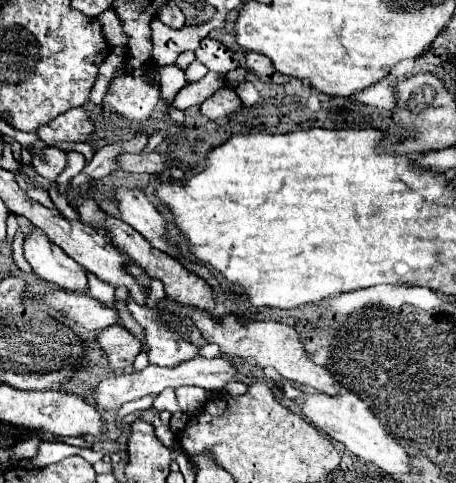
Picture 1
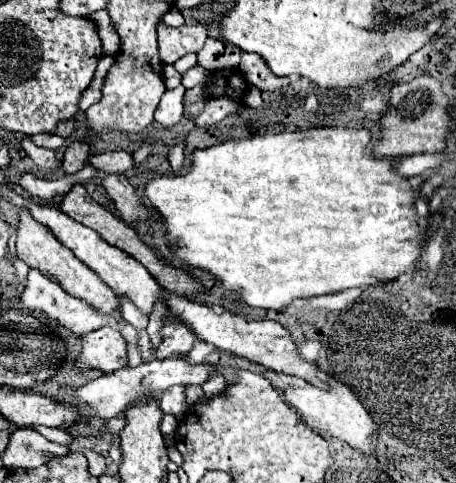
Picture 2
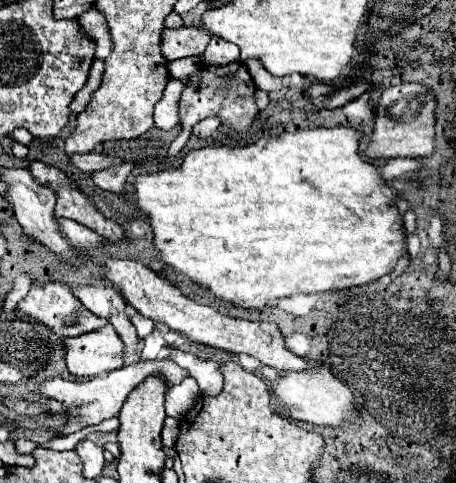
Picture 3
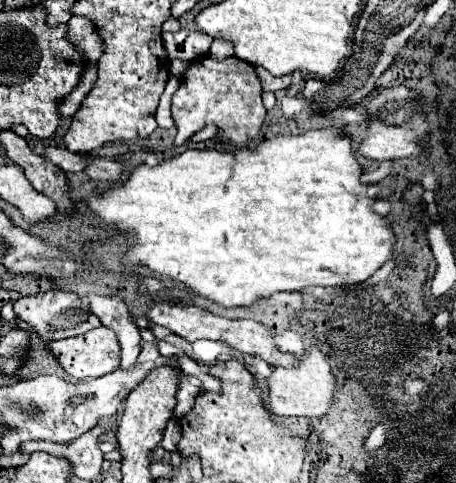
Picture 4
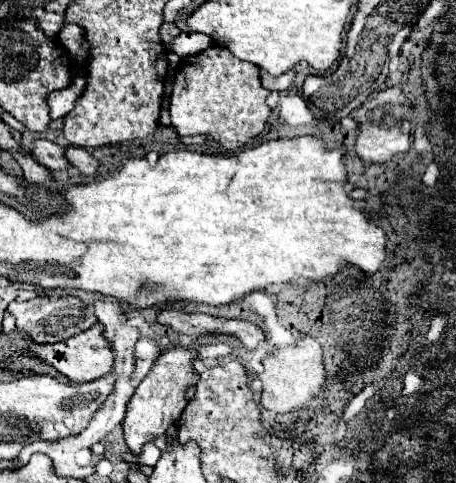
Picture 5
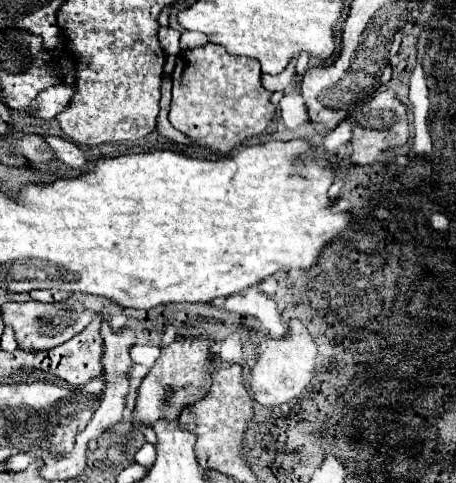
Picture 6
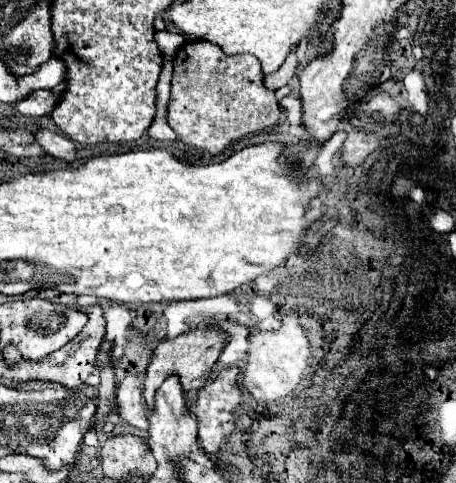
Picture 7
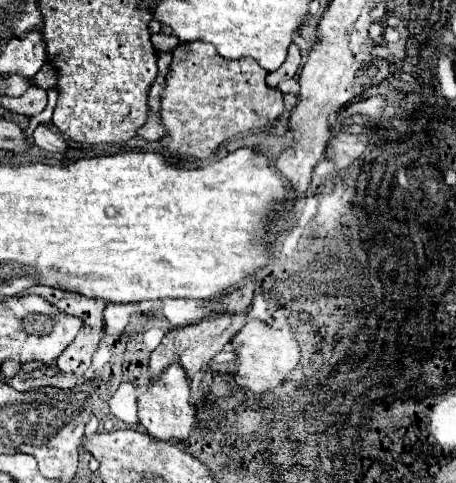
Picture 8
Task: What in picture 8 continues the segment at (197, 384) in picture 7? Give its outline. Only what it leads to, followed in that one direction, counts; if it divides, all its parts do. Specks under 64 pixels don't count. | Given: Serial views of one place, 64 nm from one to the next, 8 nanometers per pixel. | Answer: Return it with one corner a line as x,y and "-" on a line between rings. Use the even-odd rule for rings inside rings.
248,282
244,288
238,288
234,292
230,292
228,296
220,296
218,298
218,306
226,308
228,312
220,312
214,314
214,320
200,320
198,324
190,324
190,326
182,326
176,330
166,332
166,336
162,338
160,346
150,354
150,378
156,380
164,368
168,368
170,364
180,364
186,370
186,378
192,382
194,376
198,372
202,372
204,368
210,366
212,358
236,336
236,332
244,326
244,314
252,302
252,292
254,292
254,282

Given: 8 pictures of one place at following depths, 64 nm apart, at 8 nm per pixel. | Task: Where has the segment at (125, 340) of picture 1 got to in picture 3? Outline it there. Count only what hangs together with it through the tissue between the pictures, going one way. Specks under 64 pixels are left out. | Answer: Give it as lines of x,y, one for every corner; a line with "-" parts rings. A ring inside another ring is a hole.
108,324
64,342
68,370
74,376
98,376
124,366
124,342

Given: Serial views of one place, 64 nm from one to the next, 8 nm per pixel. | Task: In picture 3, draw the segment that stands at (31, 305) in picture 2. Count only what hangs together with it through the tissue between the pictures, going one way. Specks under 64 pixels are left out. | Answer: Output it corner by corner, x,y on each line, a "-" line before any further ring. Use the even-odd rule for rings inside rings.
48,282
48,284
38,284
38,288
30,288
30,292
26,294
26,298
22,298
18,302
18,310
32,320
42,322
50,332
54,332
58,338
68,338
68,336
80,336
86,332
92,332
96,328
106,326
108,322
100,316
94,316
92,312
88,312
88,308
84,308
84,304
80,300
76,300
70,292
70,288
62,282

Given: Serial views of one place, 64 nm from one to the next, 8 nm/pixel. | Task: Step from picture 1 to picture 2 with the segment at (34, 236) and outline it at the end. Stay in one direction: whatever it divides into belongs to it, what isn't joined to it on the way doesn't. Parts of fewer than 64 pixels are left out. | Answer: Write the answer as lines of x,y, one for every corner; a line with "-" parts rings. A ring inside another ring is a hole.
24,208
20,210
16,248
18,248
20,260
24,260
30,268
46,272
48,276
58,280
58,284
62,288
66,288
68,294
88,300
88,304
92,304
100,312
108,312
112,318
120,318
120,304
118,304
112,288
108,288
102,280
98,280
96,272
92,272
86,264
80,264
80,260
76,260
76,256
72,256
72,252
68,252
68,248
64,248
64,244
60,244
56,240
56,236
52,236
52,232
48,232
48,228
36,224
36,220
32,220
32,216
28,216
28,212
24,212

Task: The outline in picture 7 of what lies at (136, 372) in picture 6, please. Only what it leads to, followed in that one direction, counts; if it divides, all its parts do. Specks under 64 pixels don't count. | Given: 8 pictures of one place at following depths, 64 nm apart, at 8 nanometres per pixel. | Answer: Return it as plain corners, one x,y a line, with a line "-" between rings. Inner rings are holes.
136,374
124,376
116,396
116,410
128,424
148,432
149,423
140,392
142,392
142,376

